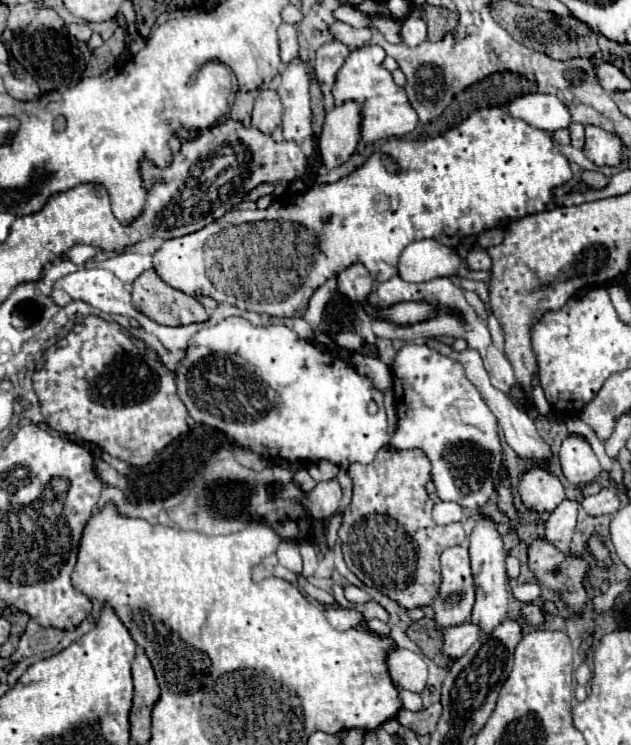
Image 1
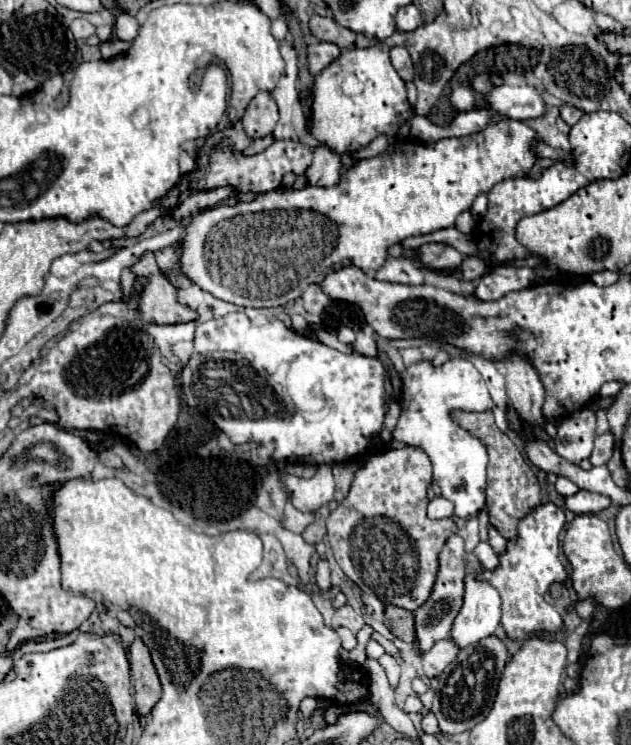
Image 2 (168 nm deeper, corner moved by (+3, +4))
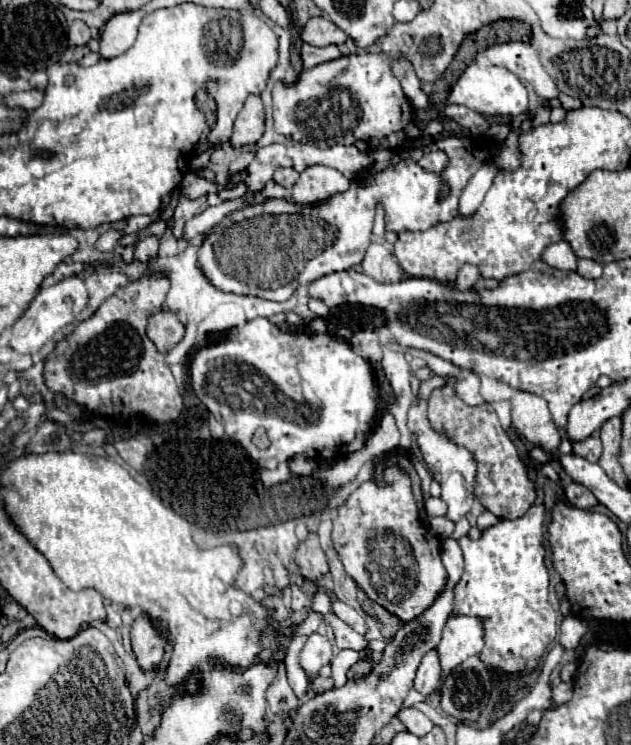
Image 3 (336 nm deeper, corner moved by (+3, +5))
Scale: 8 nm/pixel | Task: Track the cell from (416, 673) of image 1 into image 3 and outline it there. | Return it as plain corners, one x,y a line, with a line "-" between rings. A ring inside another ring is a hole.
333,601
331,609
333,609
333,613
335,613
341,621
345,621
351,629
355,629
355,631
361,633
361,635
367,633
367,625
363,623
363,617
361,617
353,607
349,607
349,605
341,603
341,601

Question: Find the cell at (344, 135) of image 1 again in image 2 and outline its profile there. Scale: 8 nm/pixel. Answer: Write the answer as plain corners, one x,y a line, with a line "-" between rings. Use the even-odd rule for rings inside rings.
319,146
313,154
313,164
305,170
309,186
335,186
339,184
341,160
339,154
327,146

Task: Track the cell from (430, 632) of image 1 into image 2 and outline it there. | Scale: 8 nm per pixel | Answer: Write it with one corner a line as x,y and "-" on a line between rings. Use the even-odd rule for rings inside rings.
385,606
383,608
385,614
385,626
393,632
393,636
397,636
403,642
415,642
415,628
413,628
413,614
403,610
403,608
395,608
395,606

